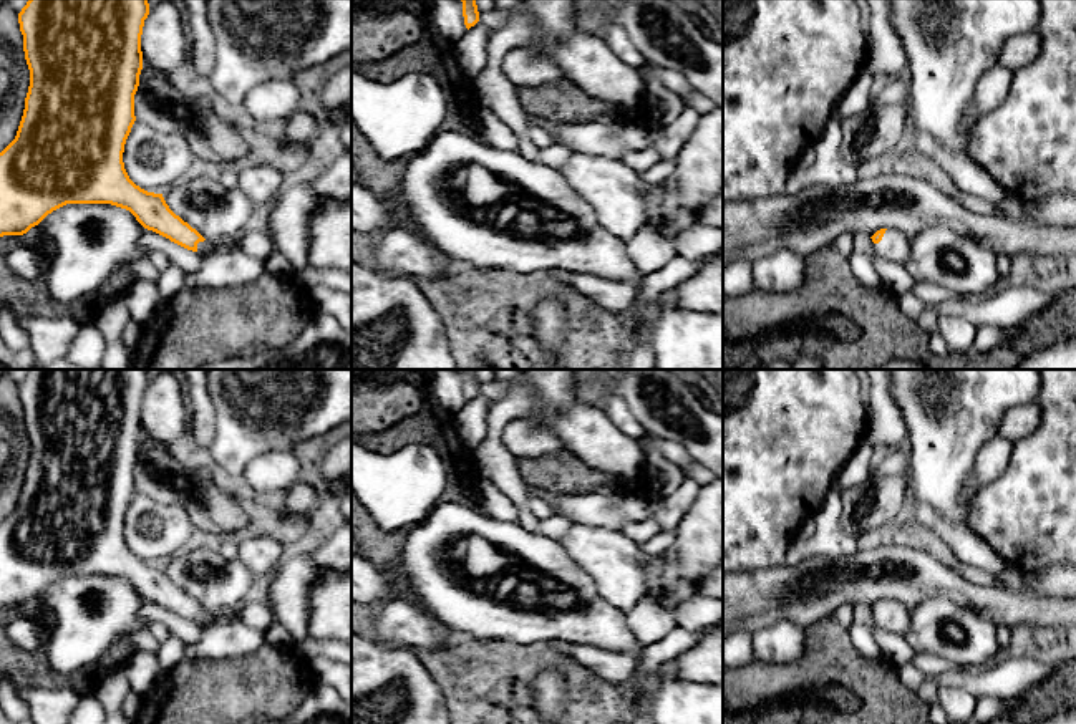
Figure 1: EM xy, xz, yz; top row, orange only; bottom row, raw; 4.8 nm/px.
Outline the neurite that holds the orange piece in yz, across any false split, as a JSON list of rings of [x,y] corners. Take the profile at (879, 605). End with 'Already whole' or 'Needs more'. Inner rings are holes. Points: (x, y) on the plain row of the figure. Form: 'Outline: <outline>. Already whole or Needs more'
Outline: [[[880,600],[872,608],[875,626],[897,633],[905,635],[910,628],[910,611],[892,600]]]. Needs more

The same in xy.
Outline: [[[30,369],[18,384],[30,457],[17,507],[0,524],[0,608],[23,606],[66,575],[111,575],[129,582],[144,600],[199,628],[240,620],[240,608],[206,611],[169,580],[162,565],[141,560],[124,540],[124,515],[136,492],[134,466],[143,441],[141,406],[148,386],[148,369]]]. Needs more

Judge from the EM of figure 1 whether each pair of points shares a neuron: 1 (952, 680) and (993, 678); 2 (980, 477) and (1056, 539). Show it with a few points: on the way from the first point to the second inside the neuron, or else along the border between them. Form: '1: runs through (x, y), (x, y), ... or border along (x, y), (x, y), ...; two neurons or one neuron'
1: runs through (962, 680), (983, 680); one neuron
2: border along (1010, 449), (1007, 466), (972, 501); two neurons

